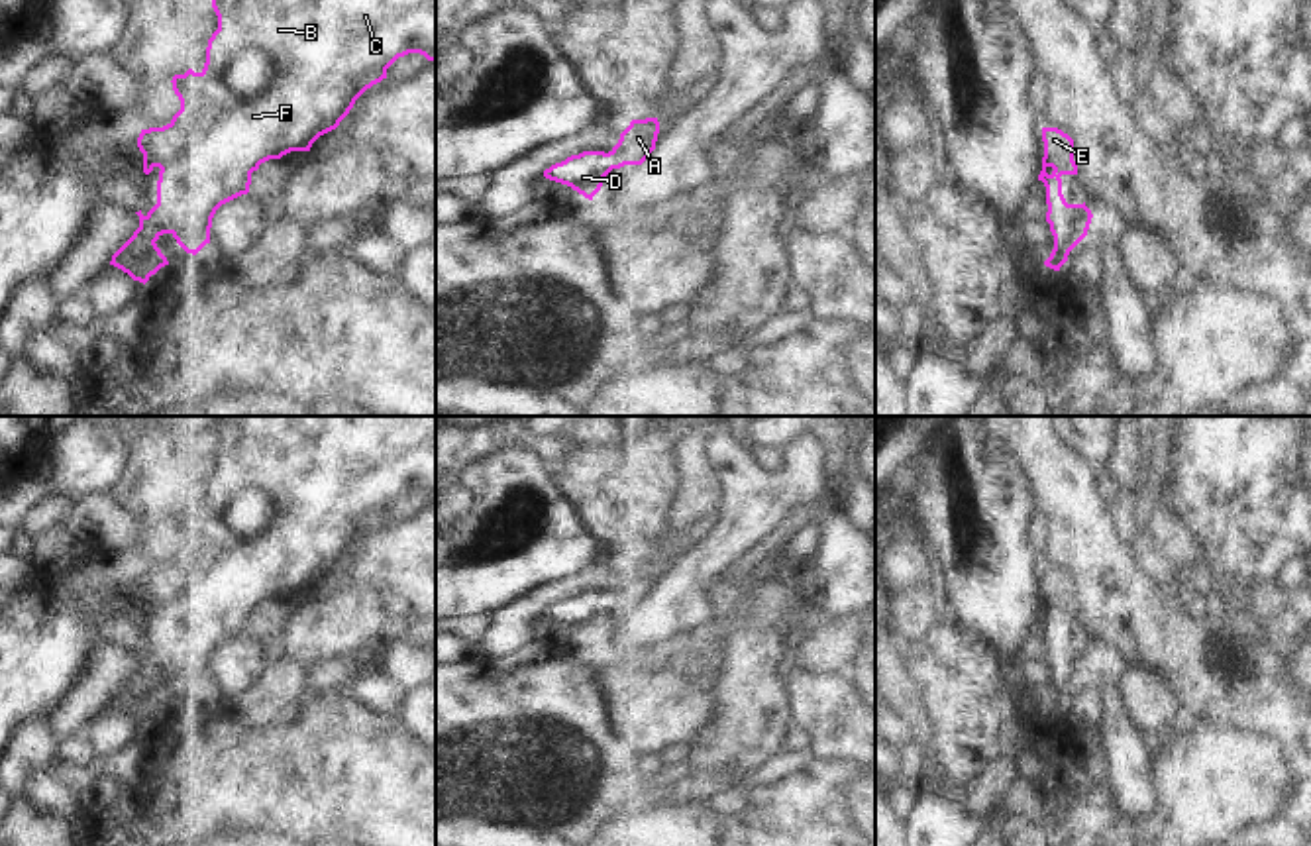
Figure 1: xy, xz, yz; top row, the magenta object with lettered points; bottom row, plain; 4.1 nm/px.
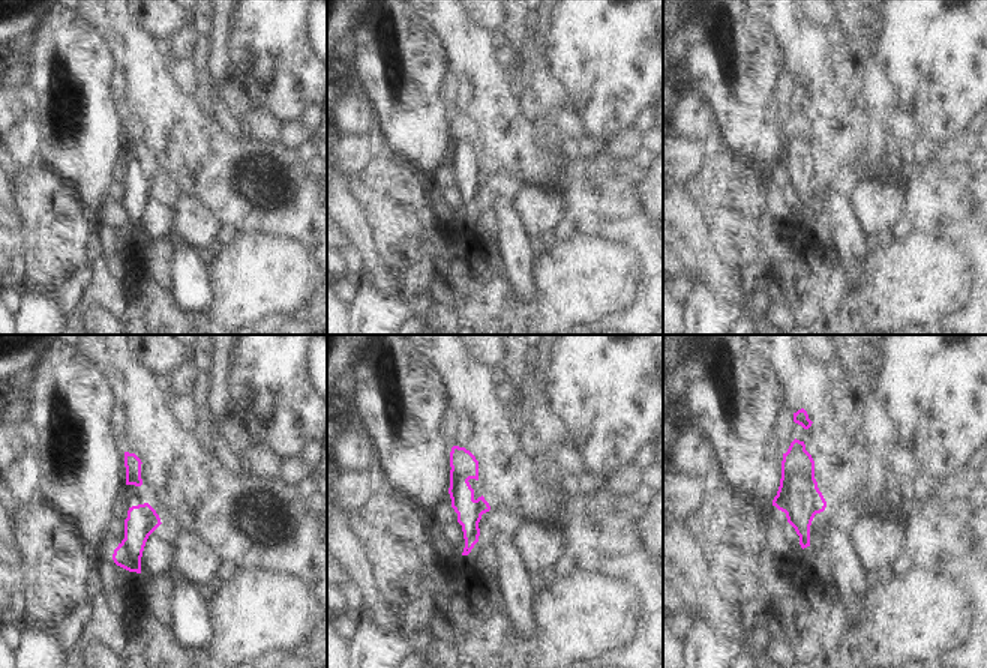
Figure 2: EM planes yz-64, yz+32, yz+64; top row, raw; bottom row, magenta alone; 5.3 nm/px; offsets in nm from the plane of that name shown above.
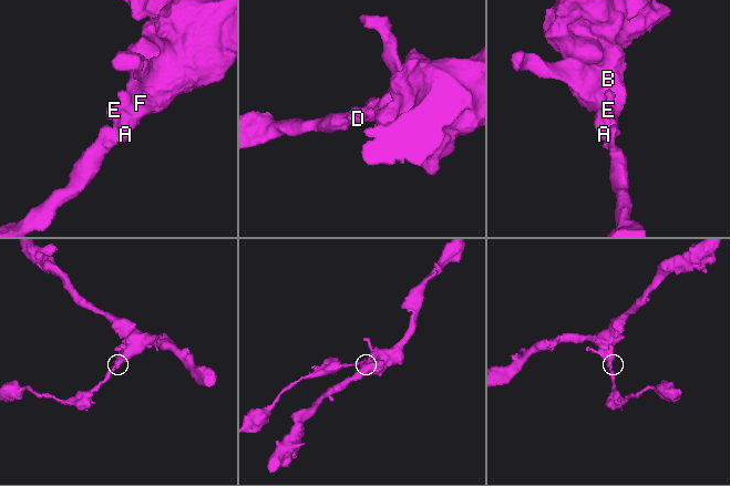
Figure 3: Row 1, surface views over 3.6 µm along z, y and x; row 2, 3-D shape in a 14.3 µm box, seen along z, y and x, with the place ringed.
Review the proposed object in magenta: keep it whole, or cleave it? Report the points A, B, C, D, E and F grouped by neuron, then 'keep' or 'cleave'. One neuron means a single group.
A B C D E F; keep

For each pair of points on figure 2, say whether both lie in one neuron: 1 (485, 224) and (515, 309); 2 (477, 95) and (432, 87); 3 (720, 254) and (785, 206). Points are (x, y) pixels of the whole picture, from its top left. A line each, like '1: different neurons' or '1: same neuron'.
1: different neurons
2: different neurons
3: different neurons

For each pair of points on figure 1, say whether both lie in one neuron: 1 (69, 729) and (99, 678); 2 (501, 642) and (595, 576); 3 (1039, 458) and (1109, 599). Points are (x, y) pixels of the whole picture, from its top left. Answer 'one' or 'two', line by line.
1: one
2: one
3: one

